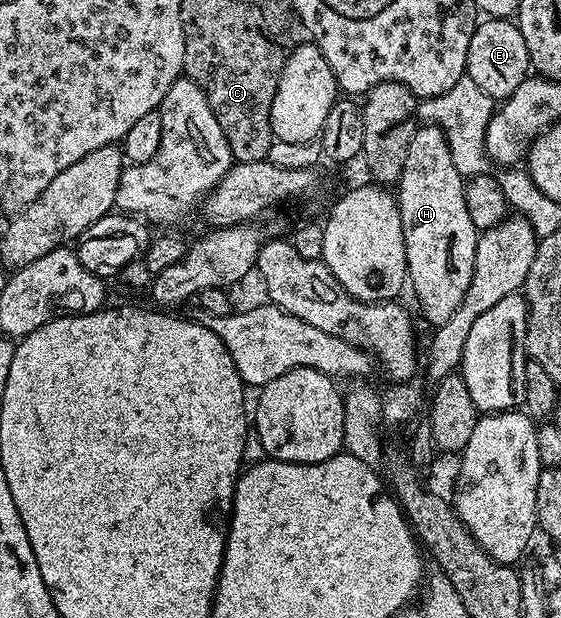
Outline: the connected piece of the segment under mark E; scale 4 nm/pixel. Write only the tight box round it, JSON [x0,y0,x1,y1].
[466,18,530,102]

